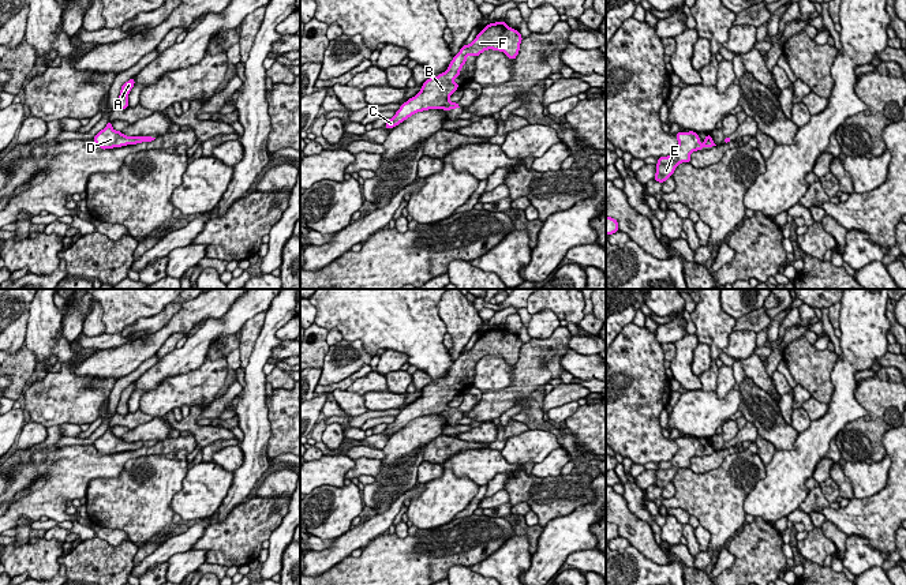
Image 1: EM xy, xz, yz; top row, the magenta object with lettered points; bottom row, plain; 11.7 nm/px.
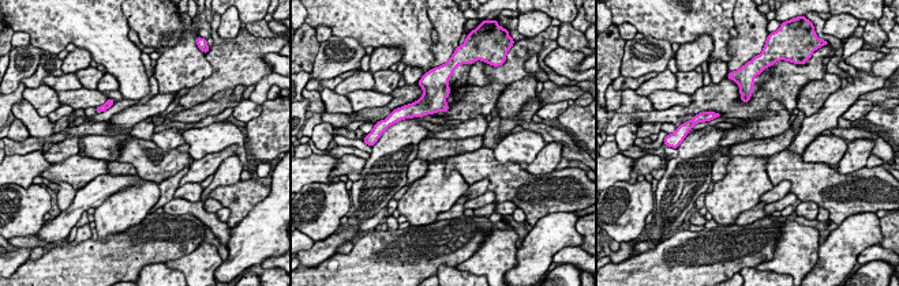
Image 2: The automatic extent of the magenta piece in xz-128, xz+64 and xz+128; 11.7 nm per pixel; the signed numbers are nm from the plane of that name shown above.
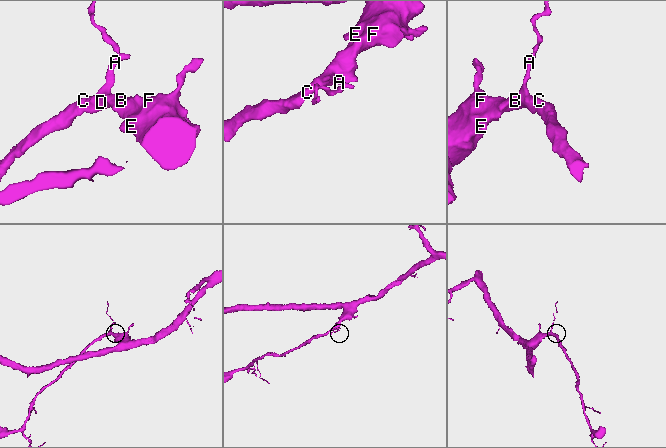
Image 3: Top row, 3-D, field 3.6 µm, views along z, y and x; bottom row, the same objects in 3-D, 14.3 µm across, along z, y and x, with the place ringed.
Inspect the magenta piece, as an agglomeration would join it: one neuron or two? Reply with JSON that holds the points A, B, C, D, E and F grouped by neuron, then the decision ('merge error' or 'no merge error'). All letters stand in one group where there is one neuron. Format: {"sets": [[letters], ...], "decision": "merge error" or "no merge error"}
{"sets": [["A", "B", "C", "D", "E", "F"]], "decision": "no merge error"}

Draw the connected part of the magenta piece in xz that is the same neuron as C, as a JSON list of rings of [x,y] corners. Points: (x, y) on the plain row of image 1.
[[[506,327],[488,329],[469,350],[463,350],[460,357],[453,363],[448,375],[437,383],[433,380],[423,387],[422,395],[407,408],[392,424],[388,424],[385,434],[392,435],[412,420],[428,415],[457,415],[457,408],[450,408],[449,402],[458,394],[458,389],[453,385],[460,382],[460,376],[467,367],[467,361],[478,363],[484,356],[493,355],[503,357],[510,365],[514,365],[523,346],[521,340],[509,333]]]

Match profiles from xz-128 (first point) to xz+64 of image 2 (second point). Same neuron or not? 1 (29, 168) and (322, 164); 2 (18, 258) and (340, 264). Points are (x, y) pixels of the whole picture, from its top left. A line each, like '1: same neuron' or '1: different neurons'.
1: same neuron
2: different neurons

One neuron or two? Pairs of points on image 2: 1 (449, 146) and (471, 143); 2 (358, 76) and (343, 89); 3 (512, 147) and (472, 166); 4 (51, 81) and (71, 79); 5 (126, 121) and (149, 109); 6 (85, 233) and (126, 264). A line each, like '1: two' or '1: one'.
1: one
2: one
3: two
4: one
5: one
6: two

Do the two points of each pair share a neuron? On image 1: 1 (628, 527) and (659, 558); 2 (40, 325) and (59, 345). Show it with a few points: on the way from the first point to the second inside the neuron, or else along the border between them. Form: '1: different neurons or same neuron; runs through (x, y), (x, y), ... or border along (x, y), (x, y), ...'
1: same neuron; runs through (636, 535), (651, 550)
2: same neuron; runs through (44, 330), (53, 340)

